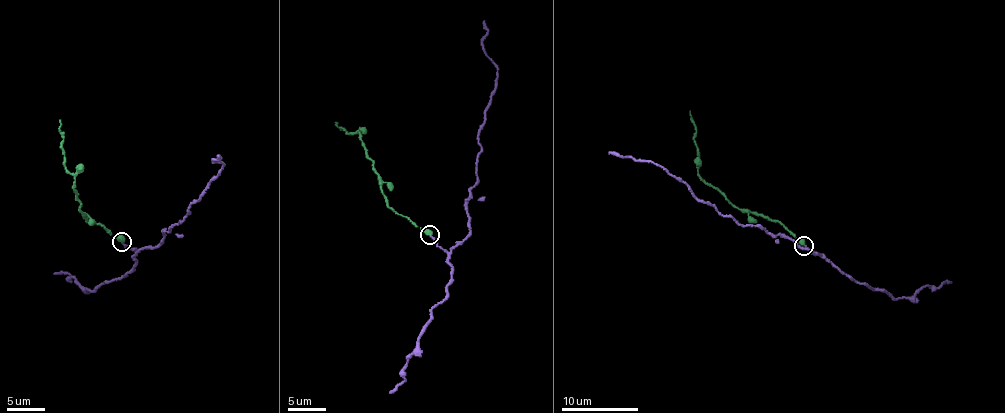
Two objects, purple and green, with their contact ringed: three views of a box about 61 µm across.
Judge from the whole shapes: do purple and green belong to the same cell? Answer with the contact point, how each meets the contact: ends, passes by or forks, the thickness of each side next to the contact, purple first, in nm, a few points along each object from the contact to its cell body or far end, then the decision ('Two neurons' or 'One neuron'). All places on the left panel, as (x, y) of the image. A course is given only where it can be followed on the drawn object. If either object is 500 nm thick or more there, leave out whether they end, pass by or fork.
Place: (122, 242). Thickness 140 nm (purple) against 550 nm. Course of purple: (122, 242), (128, 249), (152, 249), (163, 242), (163, 232), (181, 222), (224, 164), (212, 161), (217, 155). Course of green: (122, 242), (102, 224), (86, 220), (73, 179), (64, 166), (64, 133), (59, 128), (59, 120). One neuron

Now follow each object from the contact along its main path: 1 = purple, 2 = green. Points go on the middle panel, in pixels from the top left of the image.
1: (430, 235), (448, 252), (470, 231), (466, 199), (476, 181), (483, 112), (498, 70), (482, 44), (483, 21)
2: (430, 235), (387, 205), (381, 178), (358, 131), (347, 132), (334, 122)

